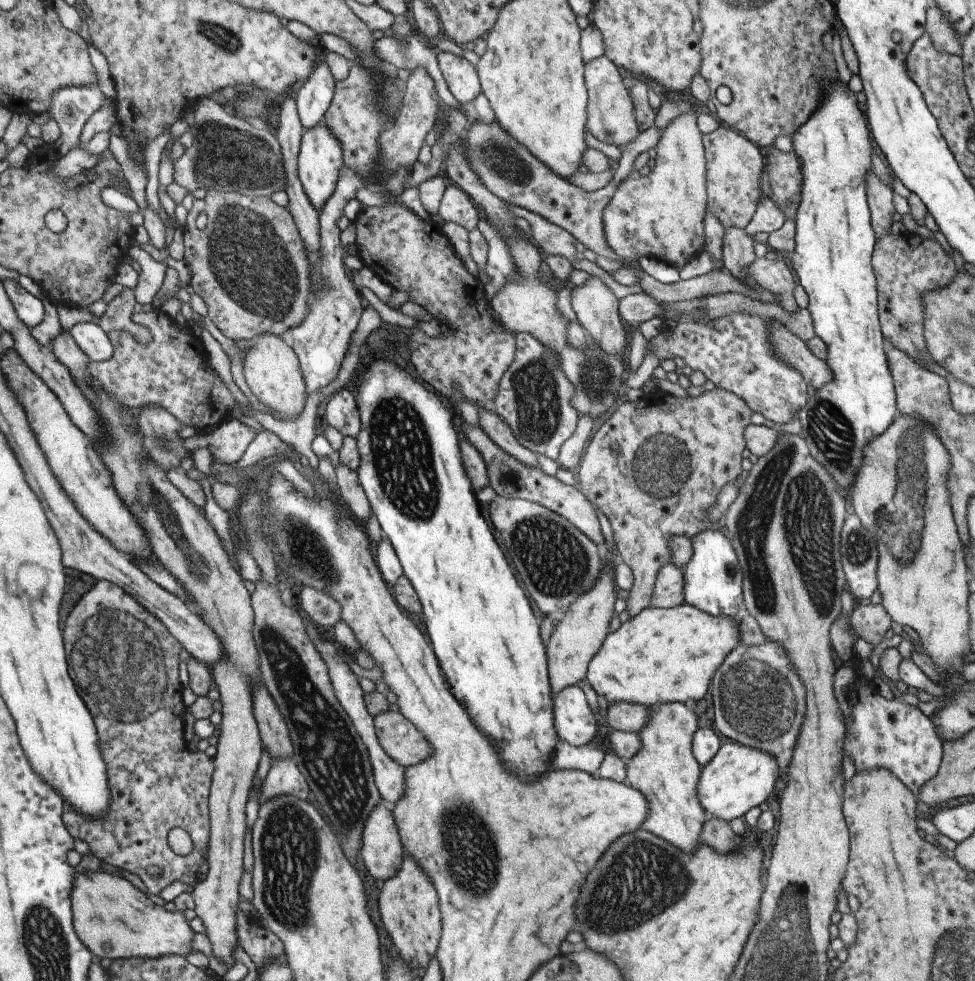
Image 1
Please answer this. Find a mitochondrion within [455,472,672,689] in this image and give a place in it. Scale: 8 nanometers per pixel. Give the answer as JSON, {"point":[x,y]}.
{"point":[555,563]}

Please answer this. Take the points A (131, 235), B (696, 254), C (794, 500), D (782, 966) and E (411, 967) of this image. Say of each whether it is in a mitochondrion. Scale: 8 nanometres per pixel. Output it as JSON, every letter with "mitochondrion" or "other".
{"A":"other","B":"other","C":"mitochondrion","D":"mitochondrion","E":"other"}

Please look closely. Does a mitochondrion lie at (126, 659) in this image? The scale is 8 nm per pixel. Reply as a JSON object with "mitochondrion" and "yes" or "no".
{"mitochondrion":"yes"}

